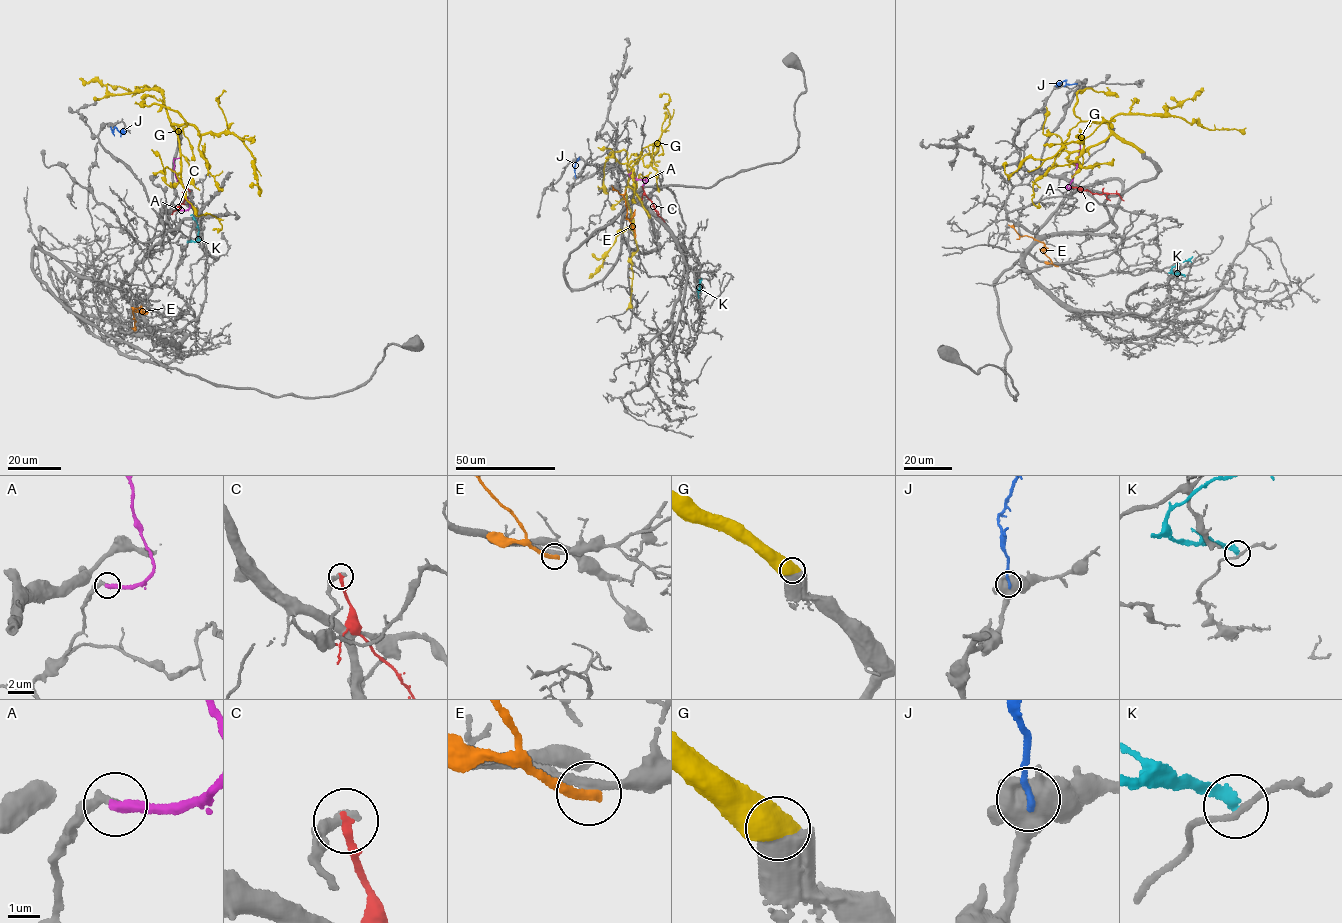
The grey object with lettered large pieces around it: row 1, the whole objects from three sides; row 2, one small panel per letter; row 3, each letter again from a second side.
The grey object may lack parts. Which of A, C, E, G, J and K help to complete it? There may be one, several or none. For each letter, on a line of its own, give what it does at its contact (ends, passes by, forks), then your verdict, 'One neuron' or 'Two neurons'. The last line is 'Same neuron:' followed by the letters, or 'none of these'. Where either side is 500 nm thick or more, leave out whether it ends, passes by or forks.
A: It ends there. One neuron
C: It ends there. Two neurons
E: It ends there. Two neurons
G: One neuron
J: Two neurons
K: It ends there. Two neurons
Same neuron: A, G

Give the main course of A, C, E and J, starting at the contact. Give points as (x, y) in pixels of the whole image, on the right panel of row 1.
A: (1070, 187), (1067, 188), (1075, 171), (1079, 143)
C: (1071, 187), (1100, 194), (1117, 194), (1124, 200)
E: (1057, 266), (1042, 250), (1044, 243), (1019, 236), (1008, 225)
J: (1076, 84), (1067, 84), (1065, 80), (1055, 85)

